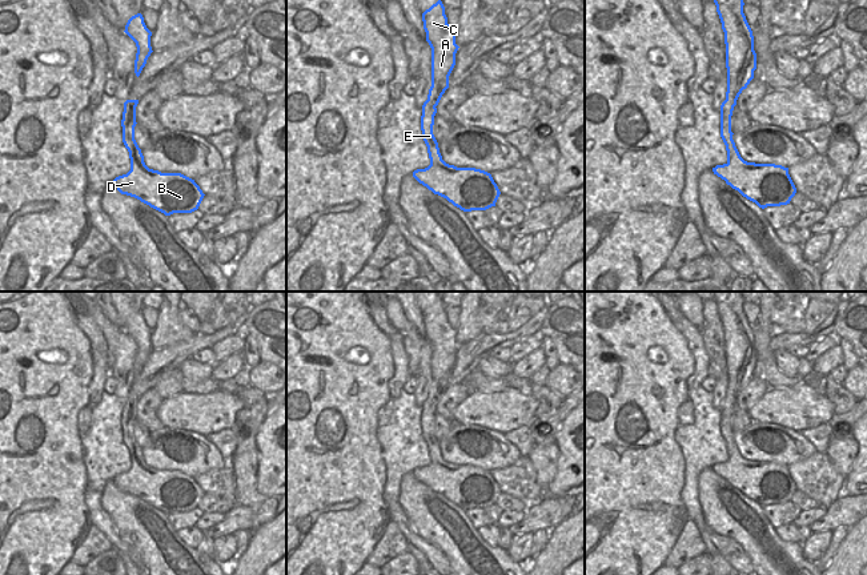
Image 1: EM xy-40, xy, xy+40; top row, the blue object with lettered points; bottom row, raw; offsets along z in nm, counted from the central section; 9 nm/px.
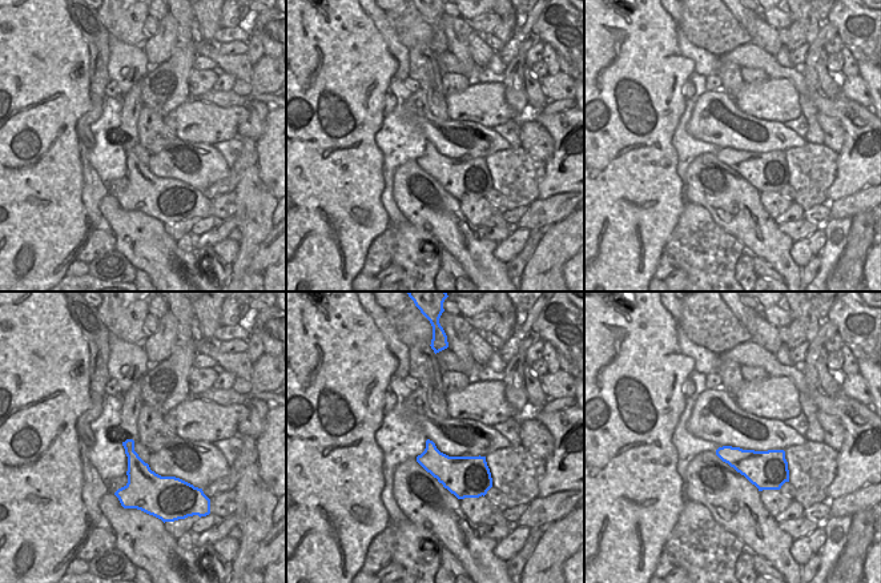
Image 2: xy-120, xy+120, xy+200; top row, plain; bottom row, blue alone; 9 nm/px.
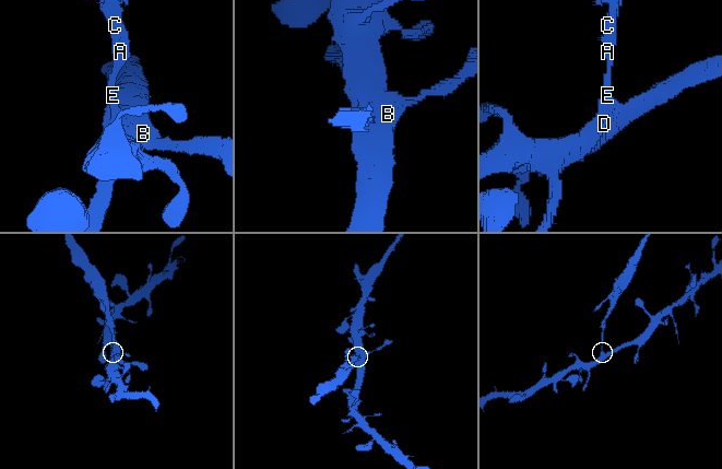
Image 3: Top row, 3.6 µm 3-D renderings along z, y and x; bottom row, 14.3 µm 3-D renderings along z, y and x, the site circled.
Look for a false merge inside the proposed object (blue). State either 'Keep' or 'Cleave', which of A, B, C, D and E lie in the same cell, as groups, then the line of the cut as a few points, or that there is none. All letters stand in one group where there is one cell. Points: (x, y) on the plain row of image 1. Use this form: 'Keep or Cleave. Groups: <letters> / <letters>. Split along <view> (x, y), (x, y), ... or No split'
Cleave. Groups: A C / B D E. Split along xy (434, 403), (422, 409)

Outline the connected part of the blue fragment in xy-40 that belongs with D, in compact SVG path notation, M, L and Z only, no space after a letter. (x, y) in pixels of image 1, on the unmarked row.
M136 406L123 410L123 441L129 450L131 469L113 478L121 492L140 498L150 506L170 514L198 507L204 491L194 478L181 471L161 471L149 467L135 438Z

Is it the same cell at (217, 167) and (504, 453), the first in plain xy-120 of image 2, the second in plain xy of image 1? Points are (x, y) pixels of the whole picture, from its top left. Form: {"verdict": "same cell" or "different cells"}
{"verdict": "same cell"}

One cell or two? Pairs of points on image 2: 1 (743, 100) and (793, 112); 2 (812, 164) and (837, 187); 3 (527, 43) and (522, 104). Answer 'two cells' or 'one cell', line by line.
1: one cell
2: two cells
3: one cell

